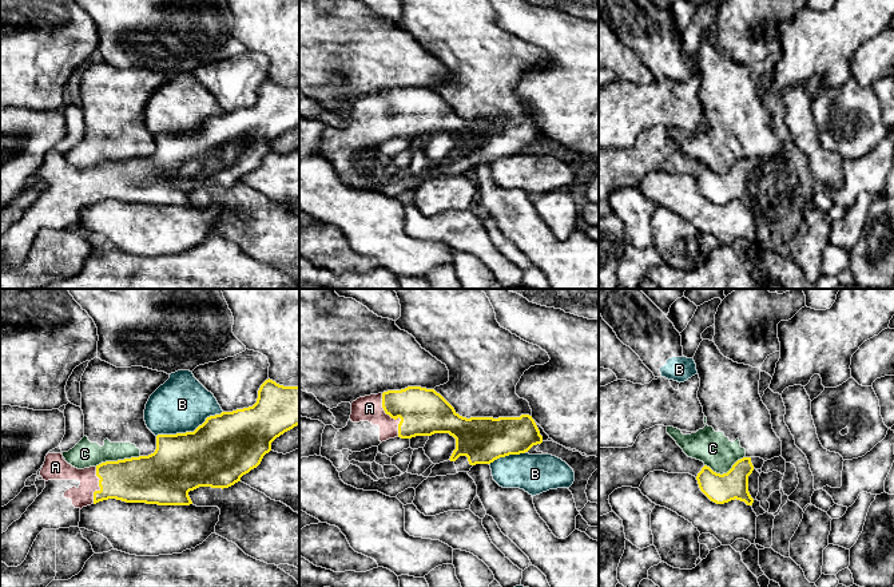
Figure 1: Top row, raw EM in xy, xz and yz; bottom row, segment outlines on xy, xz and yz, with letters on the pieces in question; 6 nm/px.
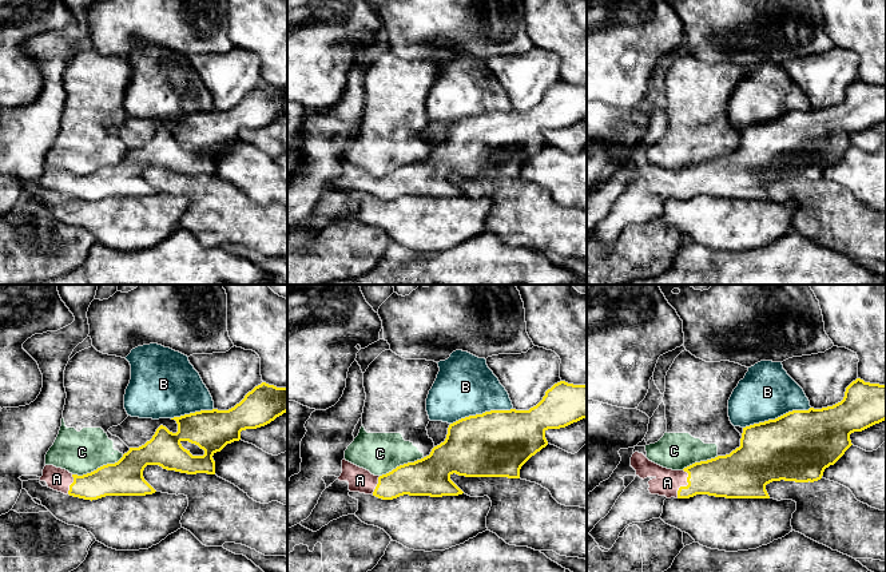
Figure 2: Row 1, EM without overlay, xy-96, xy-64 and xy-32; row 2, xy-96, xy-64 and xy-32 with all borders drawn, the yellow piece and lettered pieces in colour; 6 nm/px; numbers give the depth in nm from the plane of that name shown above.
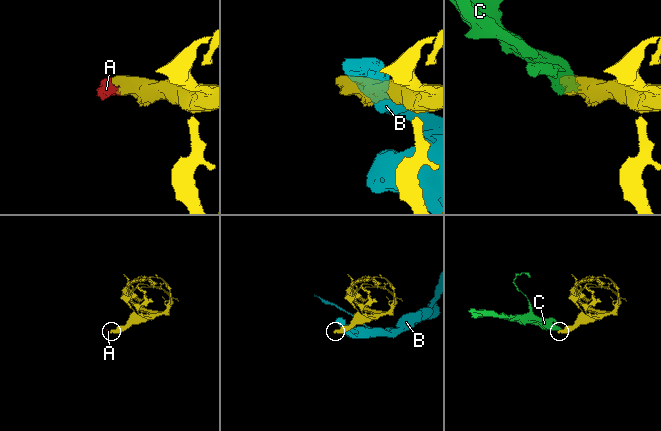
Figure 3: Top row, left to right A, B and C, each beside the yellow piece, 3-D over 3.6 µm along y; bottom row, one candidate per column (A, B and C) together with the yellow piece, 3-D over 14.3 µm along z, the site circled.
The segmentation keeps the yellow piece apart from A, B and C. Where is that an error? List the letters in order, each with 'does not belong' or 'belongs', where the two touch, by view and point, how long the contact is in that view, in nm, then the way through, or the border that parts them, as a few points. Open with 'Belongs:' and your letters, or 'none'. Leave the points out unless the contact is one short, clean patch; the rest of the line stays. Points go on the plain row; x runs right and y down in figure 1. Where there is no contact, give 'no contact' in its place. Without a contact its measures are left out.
Belongs: A
A: belongs; contact xz (392, 118); length 280 nm; way xz (424, 112), (392, 118), (382, 110), (369, 108)
B: does not belong; contact xy (189, 133); length 420 nm
C: does not belong; contact xy (118, 161); length 280 nm; border xy (139, 155), (106, 161), (95, 166)

